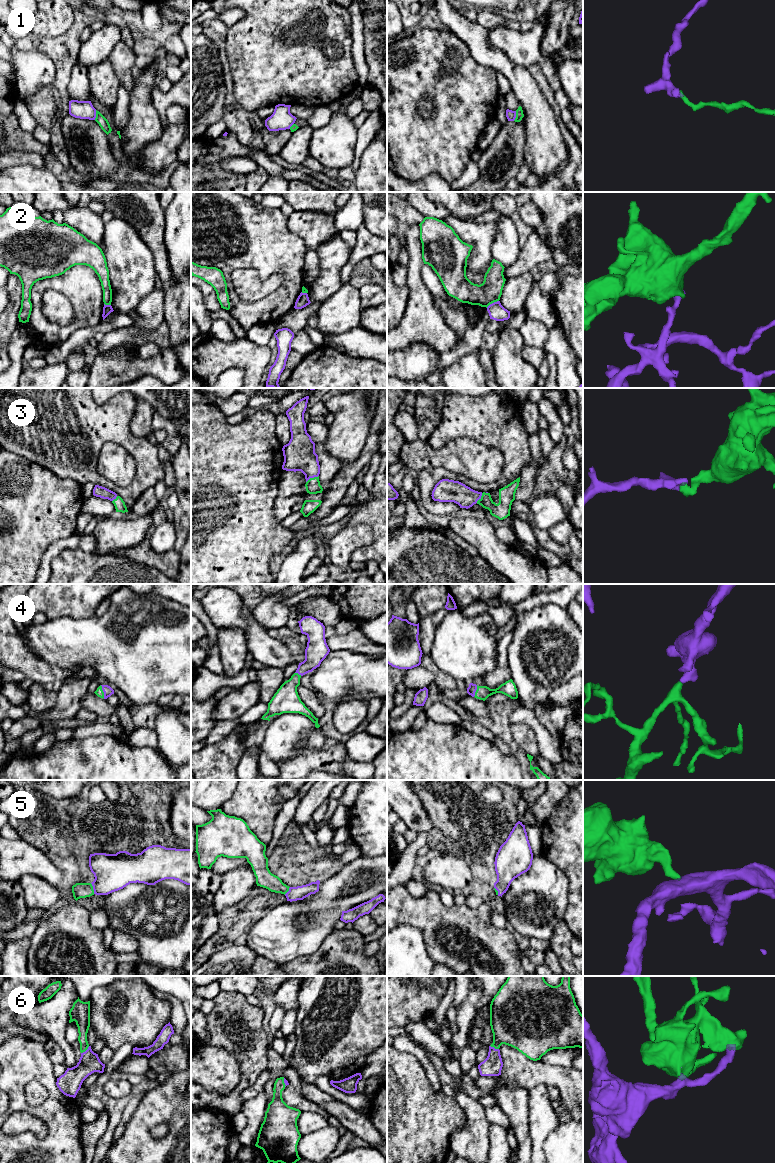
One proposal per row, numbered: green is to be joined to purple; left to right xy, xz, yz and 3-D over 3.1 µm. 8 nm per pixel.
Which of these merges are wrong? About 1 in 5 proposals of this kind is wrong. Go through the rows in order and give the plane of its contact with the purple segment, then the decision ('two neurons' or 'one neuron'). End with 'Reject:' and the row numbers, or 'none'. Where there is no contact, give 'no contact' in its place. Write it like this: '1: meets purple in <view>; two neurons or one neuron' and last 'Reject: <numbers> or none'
1: meets purple in xy; two neurons
2: meets purple in yz; two neurons
3: meets purple in xz; one neuron
4: meets purple in xy; one neuron
5: meets purple in xy; one neuron
6: meets purple in xy; one neuron
Reject: 1, 2

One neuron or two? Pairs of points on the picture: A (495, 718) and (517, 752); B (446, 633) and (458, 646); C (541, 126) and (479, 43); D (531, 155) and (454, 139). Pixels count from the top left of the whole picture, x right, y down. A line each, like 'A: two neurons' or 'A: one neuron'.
A: one neuron
B: one neuron
C: one neuron
D: two neurons

